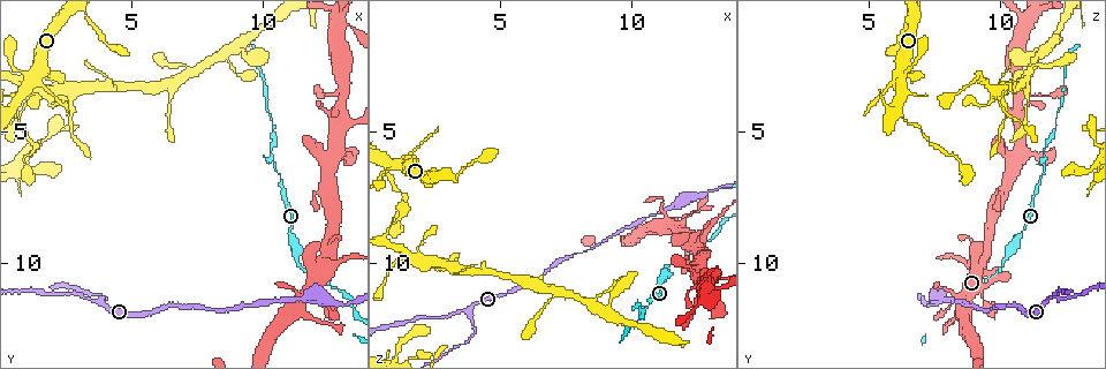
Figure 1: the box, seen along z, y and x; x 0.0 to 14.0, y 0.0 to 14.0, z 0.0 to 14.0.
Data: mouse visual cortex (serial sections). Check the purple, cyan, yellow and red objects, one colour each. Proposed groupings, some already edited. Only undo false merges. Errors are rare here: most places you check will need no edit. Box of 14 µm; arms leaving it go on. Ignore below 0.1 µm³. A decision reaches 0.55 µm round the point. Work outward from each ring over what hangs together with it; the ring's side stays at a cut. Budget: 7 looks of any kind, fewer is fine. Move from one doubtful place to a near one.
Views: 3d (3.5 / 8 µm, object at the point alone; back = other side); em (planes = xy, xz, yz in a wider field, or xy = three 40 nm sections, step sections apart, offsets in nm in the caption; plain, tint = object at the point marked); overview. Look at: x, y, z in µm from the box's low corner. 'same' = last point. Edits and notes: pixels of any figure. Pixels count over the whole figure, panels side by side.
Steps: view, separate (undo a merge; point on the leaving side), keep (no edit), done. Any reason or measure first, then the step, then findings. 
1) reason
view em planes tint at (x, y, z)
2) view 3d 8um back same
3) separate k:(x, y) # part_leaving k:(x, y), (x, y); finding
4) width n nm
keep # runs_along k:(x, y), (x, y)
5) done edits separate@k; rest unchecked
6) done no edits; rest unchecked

three arms meet
view em xy step 2 tint at (3.9, 11.2, 11.9)

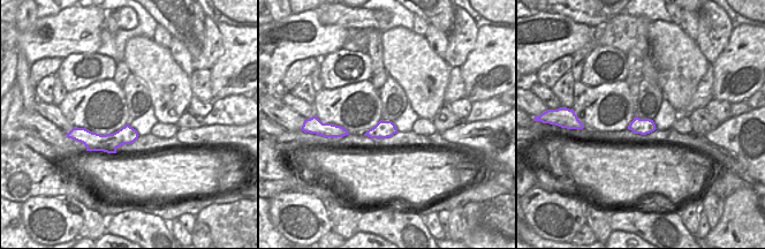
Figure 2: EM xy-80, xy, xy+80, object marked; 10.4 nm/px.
view 3d 3.5um same

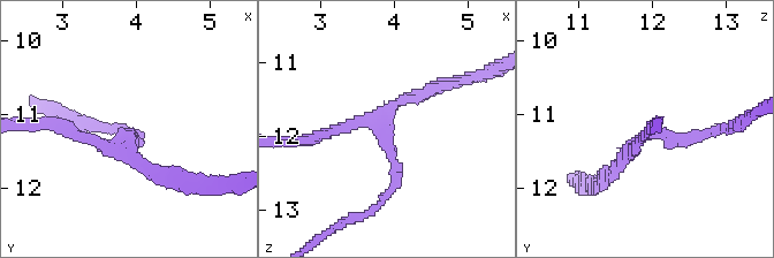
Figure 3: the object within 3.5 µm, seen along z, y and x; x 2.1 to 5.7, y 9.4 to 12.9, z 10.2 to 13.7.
keep # runs_along 2:(82, 134), (90, 140), (135, 135); continuous, no second cell

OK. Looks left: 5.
thick turns thin
view 3d 8um at (10.8, 7.1, 11.5)

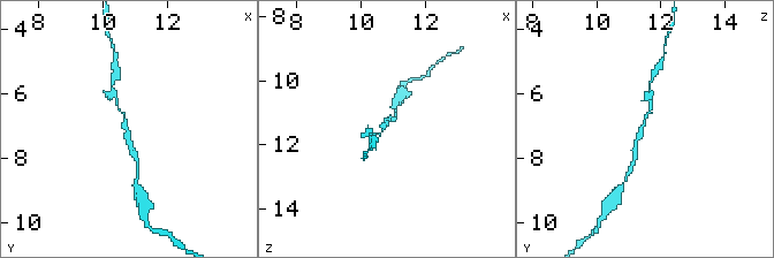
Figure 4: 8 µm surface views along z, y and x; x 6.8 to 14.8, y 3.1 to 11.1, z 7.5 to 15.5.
arm_widths 100, 200 nm
view em planes tint at (10.7, 7.1, 11.4)

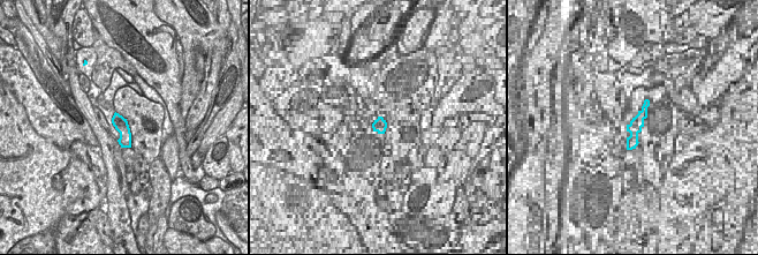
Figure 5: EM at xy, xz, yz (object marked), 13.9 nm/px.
keep # runs_along 4:(635, 157), (650, 98); continuous, no second cell

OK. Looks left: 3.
a narrow waist
view 3d 8um at (12.9, 1.0, 10.9)

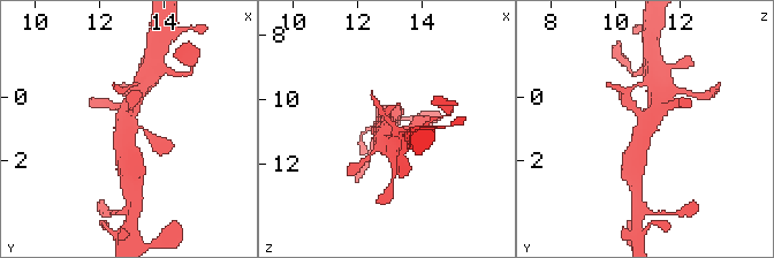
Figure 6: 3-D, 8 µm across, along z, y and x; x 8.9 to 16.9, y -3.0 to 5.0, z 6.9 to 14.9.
arms 4; arm_widths 150, 200, 450, 500 nm; need the tissue
view em xy step 2 tint at (12.8, 0.9, 10.9)

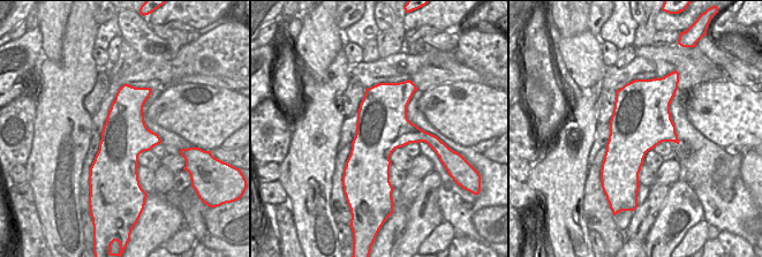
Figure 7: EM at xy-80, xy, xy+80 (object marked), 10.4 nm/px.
keep # runs_along 6:(632, 158), (644, 124), (668, 108); continuous, no second cell

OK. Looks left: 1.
done no edits; rest unchecked

